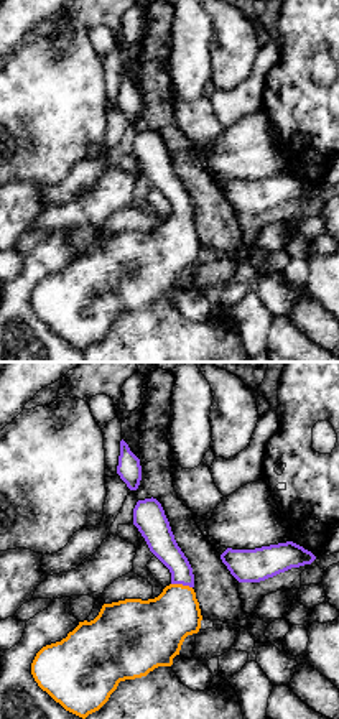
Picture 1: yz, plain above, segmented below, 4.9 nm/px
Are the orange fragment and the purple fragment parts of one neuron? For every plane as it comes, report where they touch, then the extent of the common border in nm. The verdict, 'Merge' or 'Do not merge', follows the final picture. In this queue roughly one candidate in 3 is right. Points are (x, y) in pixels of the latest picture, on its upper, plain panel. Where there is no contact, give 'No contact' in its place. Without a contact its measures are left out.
Touches orange at (181, 216). Shared border 110 nm

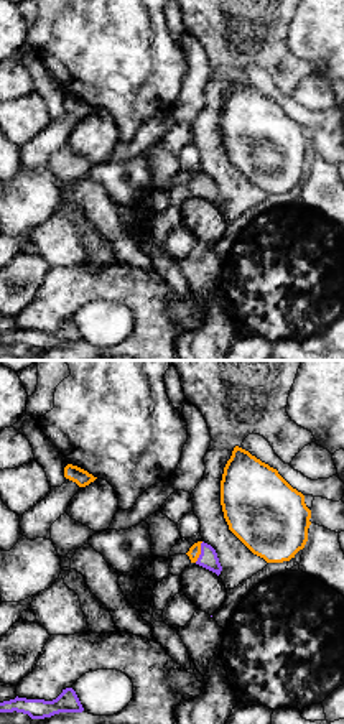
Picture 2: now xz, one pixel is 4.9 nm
Touches orange at (199, 183). Shared border 110 nm

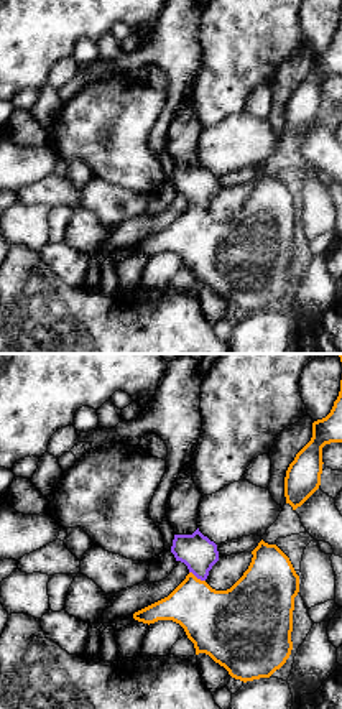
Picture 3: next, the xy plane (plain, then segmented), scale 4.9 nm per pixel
Touches orange at (196, 209). Shared border 90 nm

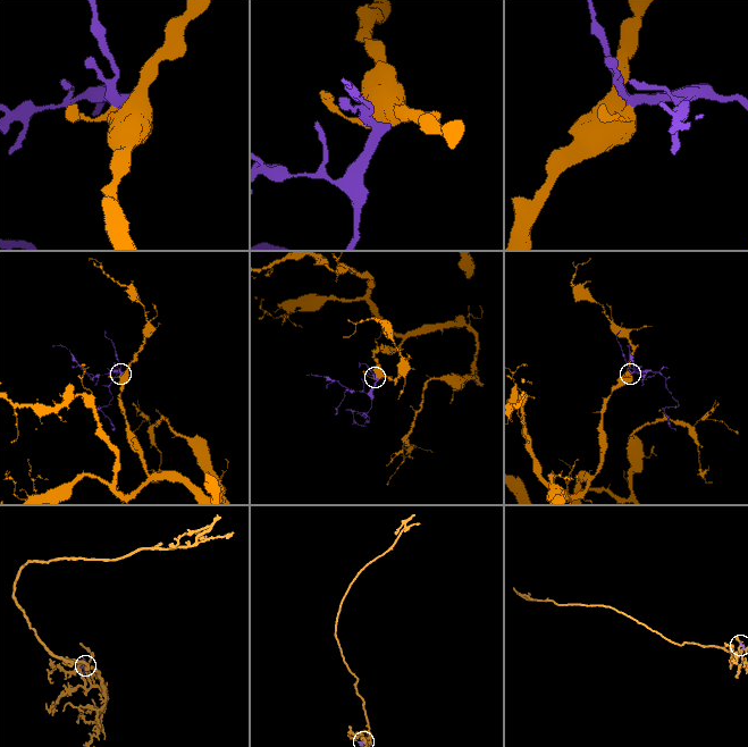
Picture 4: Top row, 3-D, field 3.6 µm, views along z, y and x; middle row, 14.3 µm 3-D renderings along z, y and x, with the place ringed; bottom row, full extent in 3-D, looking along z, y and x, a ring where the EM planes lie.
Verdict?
Merge

